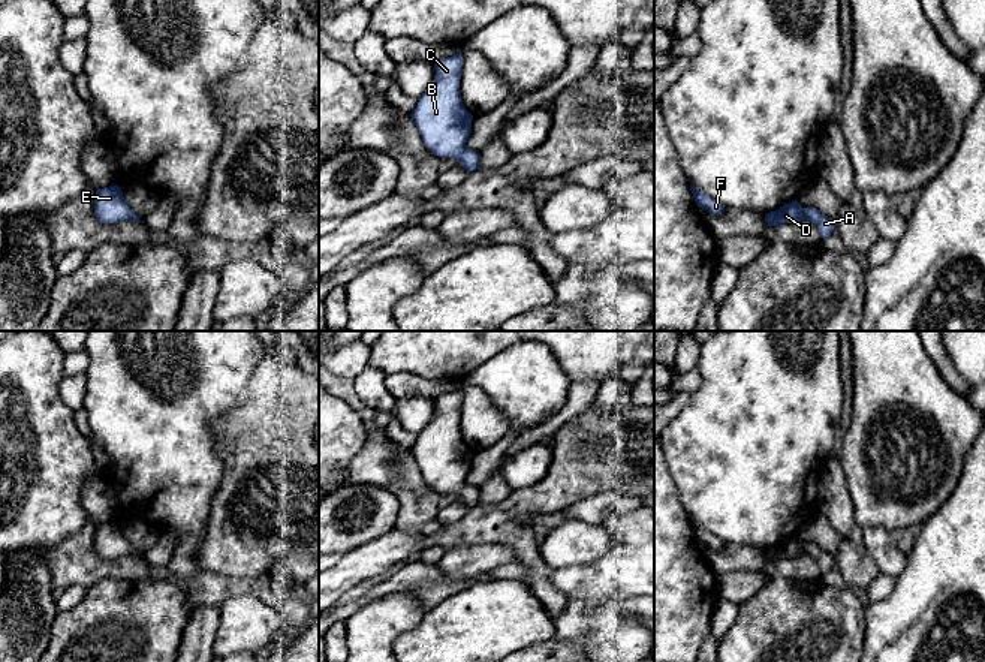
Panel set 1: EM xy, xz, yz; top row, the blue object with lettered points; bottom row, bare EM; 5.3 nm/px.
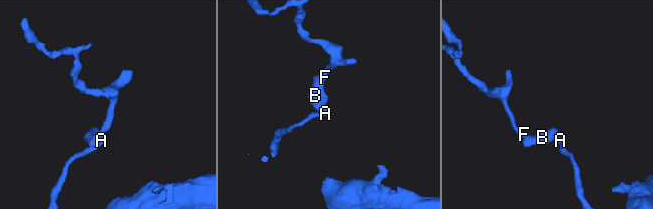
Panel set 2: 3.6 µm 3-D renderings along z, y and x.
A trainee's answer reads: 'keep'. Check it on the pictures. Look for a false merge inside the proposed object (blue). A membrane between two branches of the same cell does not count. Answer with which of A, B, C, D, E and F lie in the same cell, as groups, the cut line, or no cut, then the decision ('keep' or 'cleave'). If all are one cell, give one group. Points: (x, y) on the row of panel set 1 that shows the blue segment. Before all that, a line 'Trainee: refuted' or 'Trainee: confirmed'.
Trainee: confirmed
A B C D E F | no cut | keep

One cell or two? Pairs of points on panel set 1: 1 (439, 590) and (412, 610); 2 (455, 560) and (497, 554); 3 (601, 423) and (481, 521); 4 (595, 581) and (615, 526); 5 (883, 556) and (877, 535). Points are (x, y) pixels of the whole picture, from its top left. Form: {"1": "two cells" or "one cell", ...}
{"1": "two cells", "2": "one cell", "3": "one cell", "4": "one cell", "5": "one cell"}

